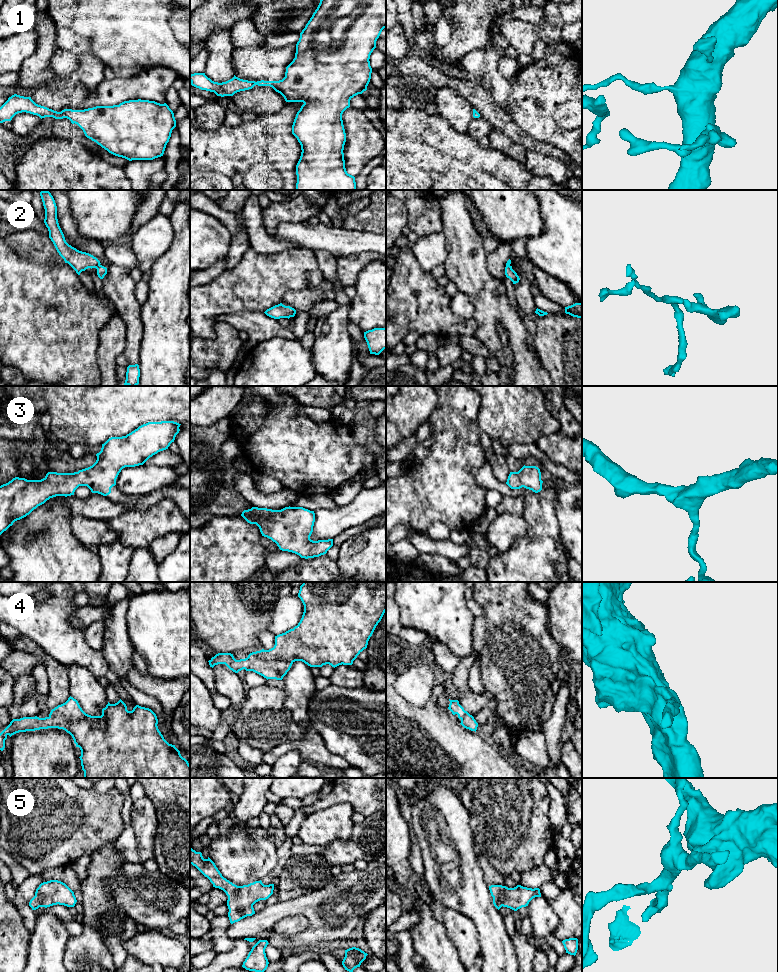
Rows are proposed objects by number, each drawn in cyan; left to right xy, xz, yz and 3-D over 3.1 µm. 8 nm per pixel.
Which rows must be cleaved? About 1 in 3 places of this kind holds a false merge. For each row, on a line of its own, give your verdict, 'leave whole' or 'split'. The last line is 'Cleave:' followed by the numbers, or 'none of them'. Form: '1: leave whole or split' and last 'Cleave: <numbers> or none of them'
1: leave whole
2: split
3: leave whole
4: leave whole
5: leave whole
Cleave: 2

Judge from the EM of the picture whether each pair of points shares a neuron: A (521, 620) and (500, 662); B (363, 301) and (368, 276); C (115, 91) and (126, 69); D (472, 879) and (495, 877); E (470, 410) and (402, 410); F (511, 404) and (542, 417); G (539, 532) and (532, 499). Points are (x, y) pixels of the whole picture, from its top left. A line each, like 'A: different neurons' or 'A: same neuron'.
A: same neuron
B: same neuron
C: different neurons
D: different neurons
E: different neurons
F: same neuron
G: same neuron

